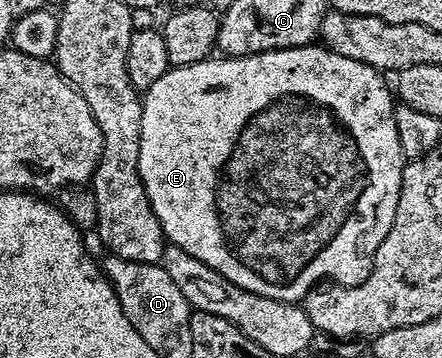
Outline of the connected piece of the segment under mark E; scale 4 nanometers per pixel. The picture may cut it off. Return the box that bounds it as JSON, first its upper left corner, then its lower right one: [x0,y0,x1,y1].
[137,43,403,302]

